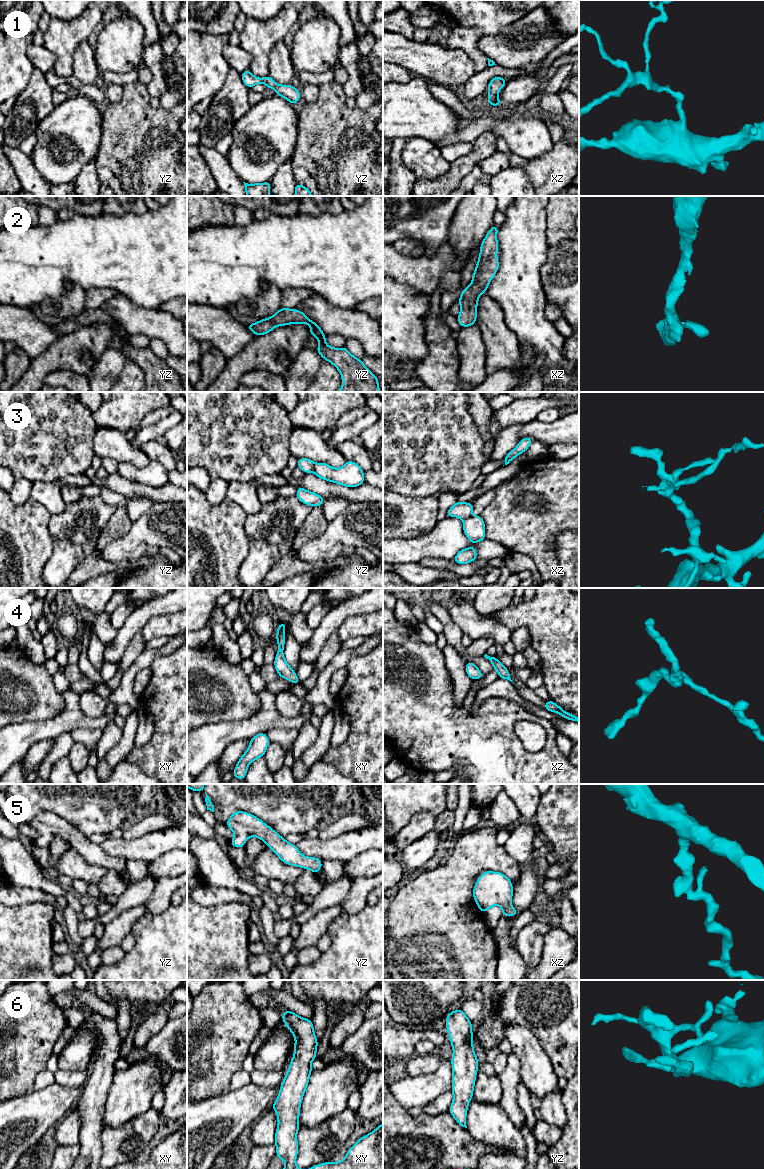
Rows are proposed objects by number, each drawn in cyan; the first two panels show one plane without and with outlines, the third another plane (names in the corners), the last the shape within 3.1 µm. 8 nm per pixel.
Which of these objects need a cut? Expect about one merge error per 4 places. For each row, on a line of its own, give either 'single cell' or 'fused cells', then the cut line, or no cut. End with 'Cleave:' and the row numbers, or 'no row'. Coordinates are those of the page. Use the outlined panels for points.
1: single cell; cut none
2: single cell; cut none
3: fused cells; cut xz (471, 515), (463, 520)
4: single cell; cut none
5: single cell; cut none
6: single cell; cut none
Cleave: 3

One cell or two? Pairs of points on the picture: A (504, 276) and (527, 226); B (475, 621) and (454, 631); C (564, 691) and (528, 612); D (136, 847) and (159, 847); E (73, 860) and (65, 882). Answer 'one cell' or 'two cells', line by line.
A: one cell
B: two cells
C: one cell
D: one cell
E: two cells

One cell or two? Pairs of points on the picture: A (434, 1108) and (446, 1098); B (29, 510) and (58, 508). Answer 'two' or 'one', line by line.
A: one
B: two

